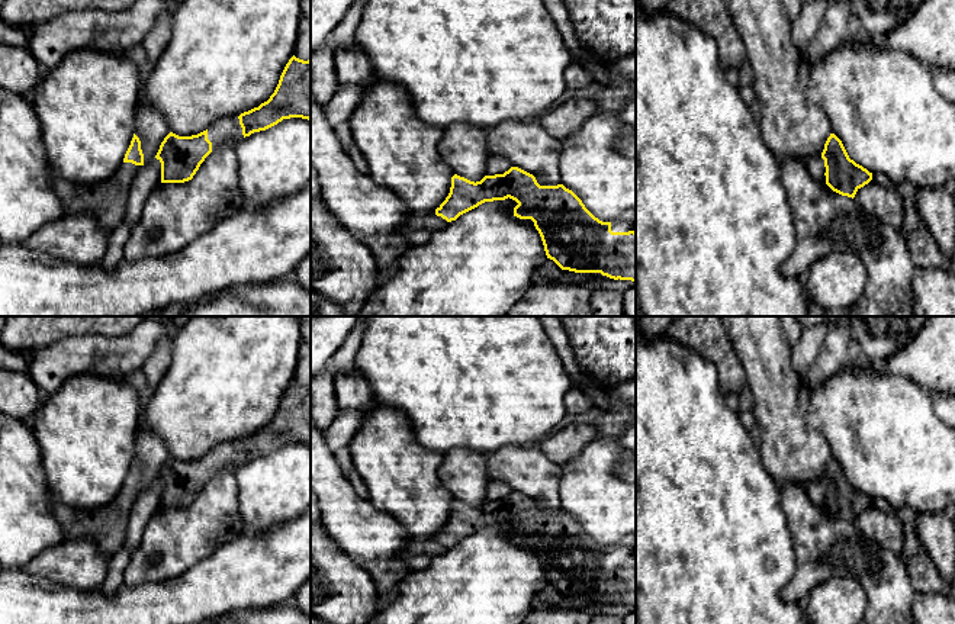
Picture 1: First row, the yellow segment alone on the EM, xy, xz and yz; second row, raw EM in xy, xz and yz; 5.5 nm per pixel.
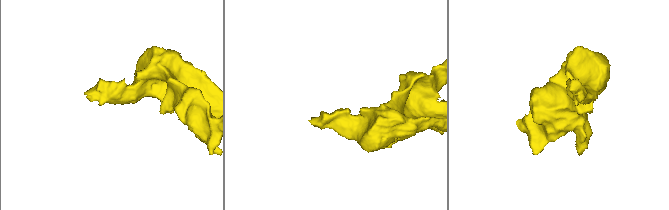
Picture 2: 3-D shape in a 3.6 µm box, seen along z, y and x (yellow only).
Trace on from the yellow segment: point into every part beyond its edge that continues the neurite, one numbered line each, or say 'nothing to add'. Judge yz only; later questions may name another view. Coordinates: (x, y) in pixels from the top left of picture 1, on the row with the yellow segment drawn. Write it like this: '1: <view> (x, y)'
nothing to add

